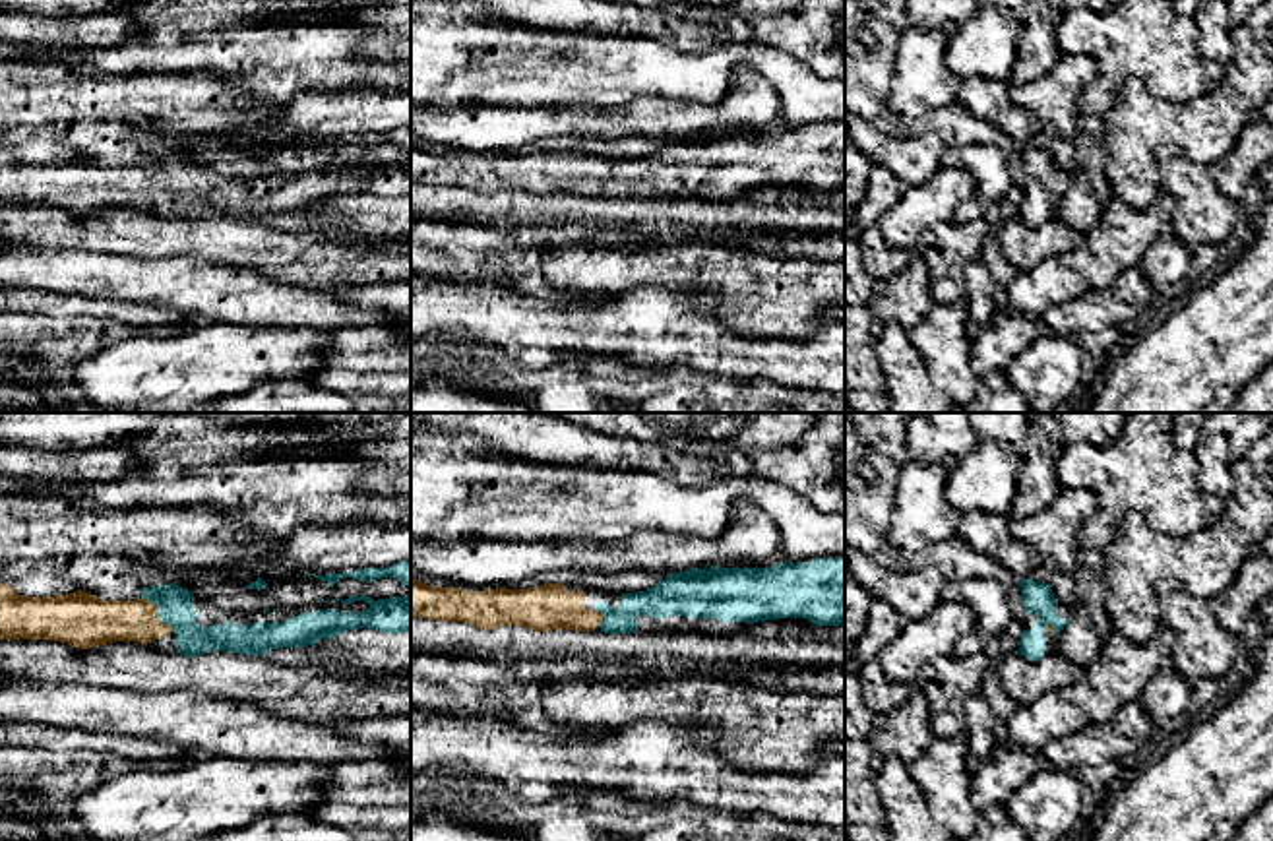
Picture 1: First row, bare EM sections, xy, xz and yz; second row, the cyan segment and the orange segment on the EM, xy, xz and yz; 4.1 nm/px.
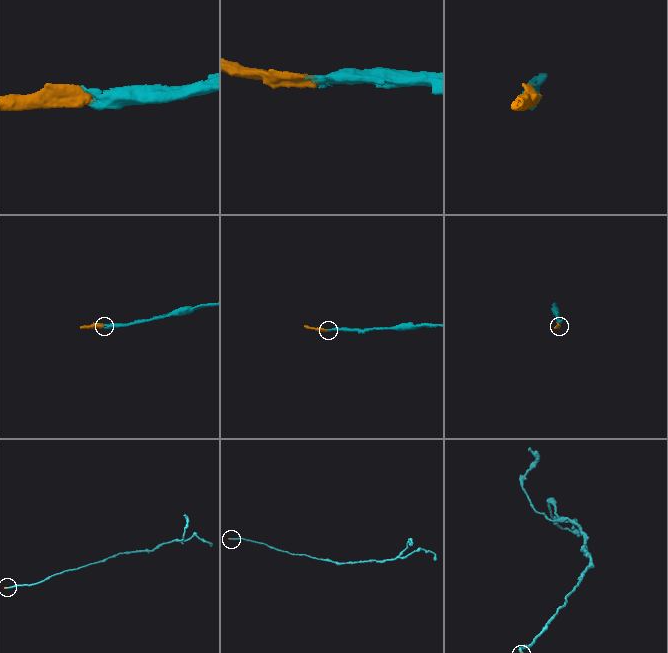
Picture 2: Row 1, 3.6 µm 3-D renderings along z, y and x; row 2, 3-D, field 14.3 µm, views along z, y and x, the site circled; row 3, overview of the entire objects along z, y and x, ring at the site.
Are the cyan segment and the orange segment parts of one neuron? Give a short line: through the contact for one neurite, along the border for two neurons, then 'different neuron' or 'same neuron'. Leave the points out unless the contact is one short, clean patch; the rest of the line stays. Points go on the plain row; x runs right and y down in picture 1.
same neuron

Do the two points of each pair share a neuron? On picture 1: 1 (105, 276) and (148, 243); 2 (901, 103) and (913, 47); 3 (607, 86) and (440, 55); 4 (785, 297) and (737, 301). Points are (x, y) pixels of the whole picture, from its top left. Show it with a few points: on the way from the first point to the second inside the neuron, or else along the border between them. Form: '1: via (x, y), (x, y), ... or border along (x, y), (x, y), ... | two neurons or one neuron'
1: border along (86, 250), (138, 258), (177, 256) | two neurons
2: via (913, 90), (913, 61) | one neuron
3: via (566, 74), (481, 74) | one neuron
4: via (774, 297), (748, 301) | one neuron

